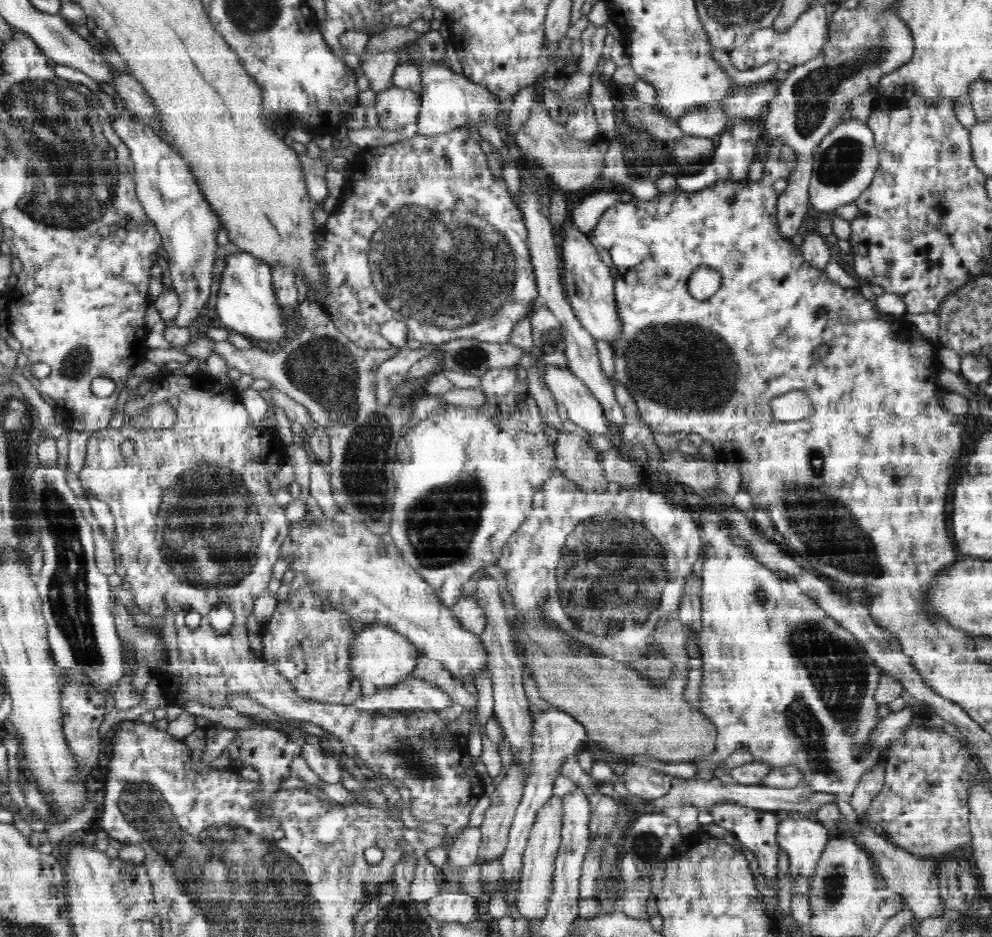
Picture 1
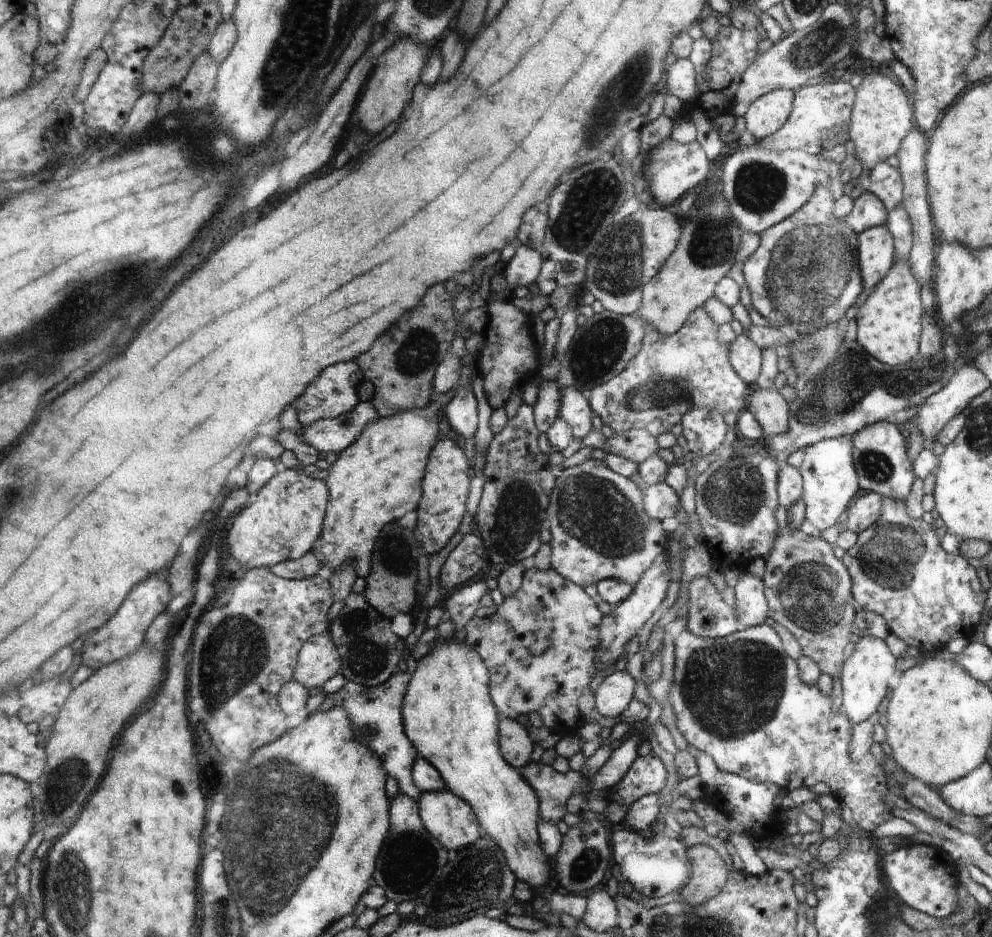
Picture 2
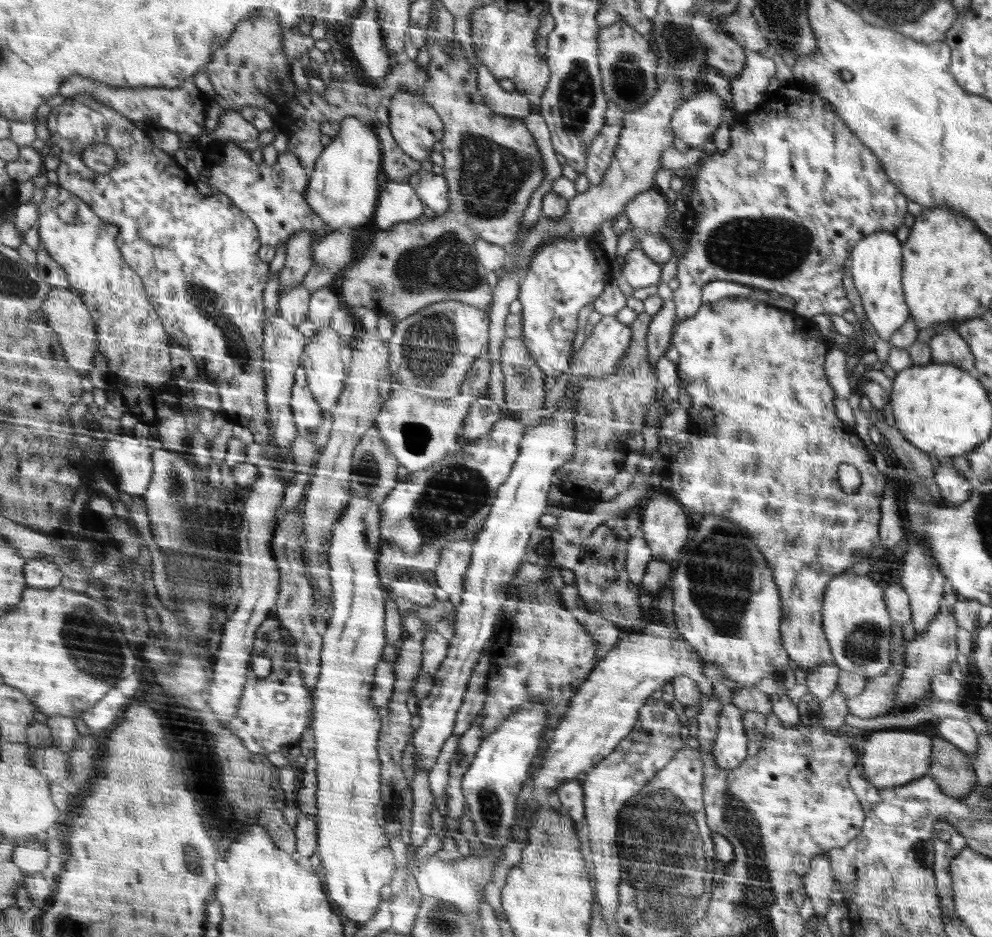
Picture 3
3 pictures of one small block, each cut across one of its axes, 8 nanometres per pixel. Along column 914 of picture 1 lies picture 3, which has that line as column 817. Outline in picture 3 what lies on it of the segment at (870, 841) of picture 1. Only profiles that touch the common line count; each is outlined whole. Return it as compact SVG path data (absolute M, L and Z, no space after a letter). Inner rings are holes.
M817 856L811 860L809 872L805 874L805 892L803 898L807 898L813 906L815 918L823 918L827 912L827 906L831 904L831 888L833 888L833 872L831 862L827 856Z

